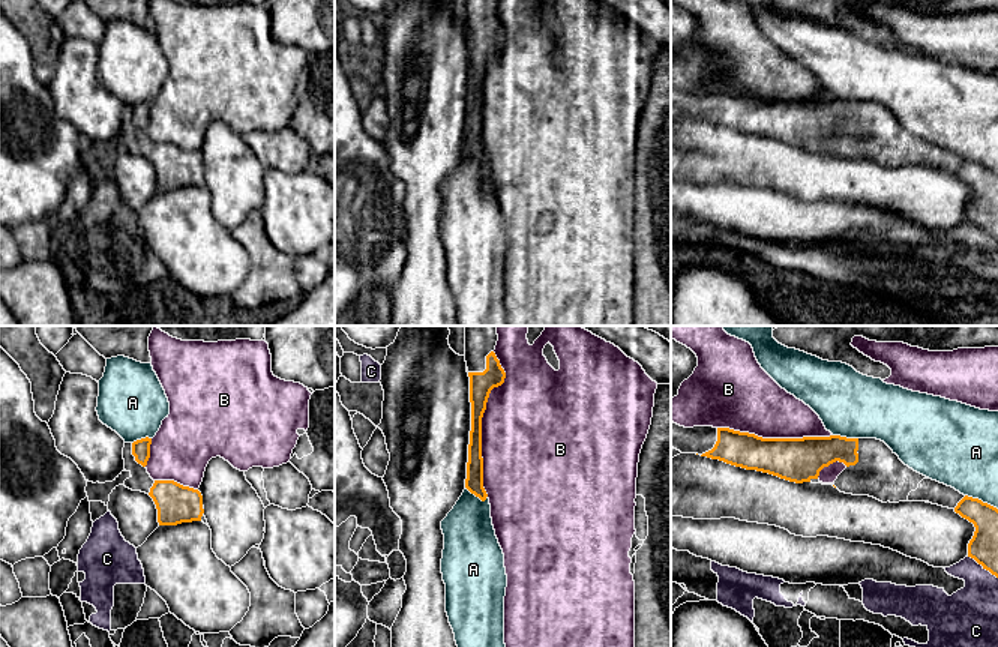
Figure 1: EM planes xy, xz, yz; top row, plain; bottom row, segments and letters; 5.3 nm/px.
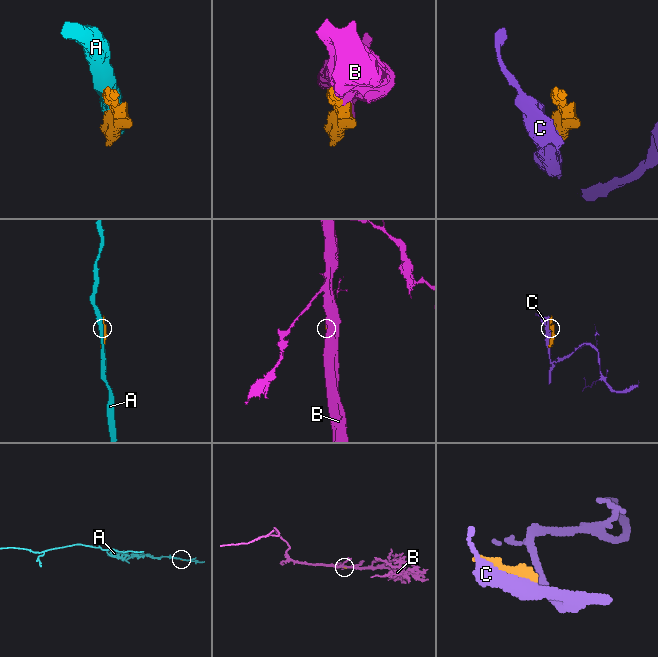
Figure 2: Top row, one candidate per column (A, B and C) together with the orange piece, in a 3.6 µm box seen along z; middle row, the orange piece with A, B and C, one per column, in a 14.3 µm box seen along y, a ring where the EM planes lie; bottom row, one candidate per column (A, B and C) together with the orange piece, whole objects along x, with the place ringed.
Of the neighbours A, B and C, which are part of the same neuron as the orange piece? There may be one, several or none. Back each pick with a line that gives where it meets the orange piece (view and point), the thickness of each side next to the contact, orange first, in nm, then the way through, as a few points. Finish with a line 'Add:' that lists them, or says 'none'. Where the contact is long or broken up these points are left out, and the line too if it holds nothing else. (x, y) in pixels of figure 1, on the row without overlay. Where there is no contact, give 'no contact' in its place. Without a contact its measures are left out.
Add: none

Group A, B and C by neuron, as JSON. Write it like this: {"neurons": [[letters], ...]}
{"neurons": [["A"], ["B"], ["C"]]}

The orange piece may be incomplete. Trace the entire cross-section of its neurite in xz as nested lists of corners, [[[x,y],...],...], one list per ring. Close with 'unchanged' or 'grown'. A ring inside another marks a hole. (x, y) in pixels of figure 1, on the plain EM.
[[[465,0],[465,26],[470,41],[471,66],[465,152],[482,165],[488,161],[483,152],[482,81],[491,54],[501,50],[506,42],[506,36],[494,17],[497,5],[498,0]]]; grown

